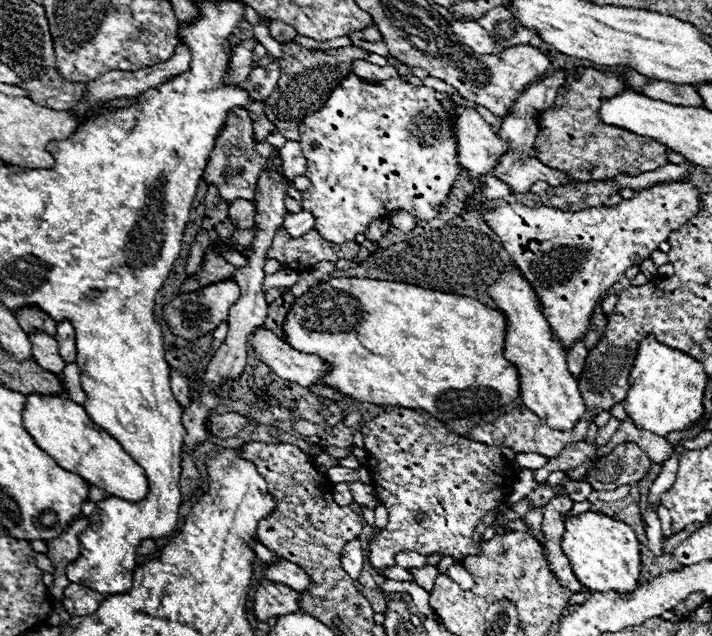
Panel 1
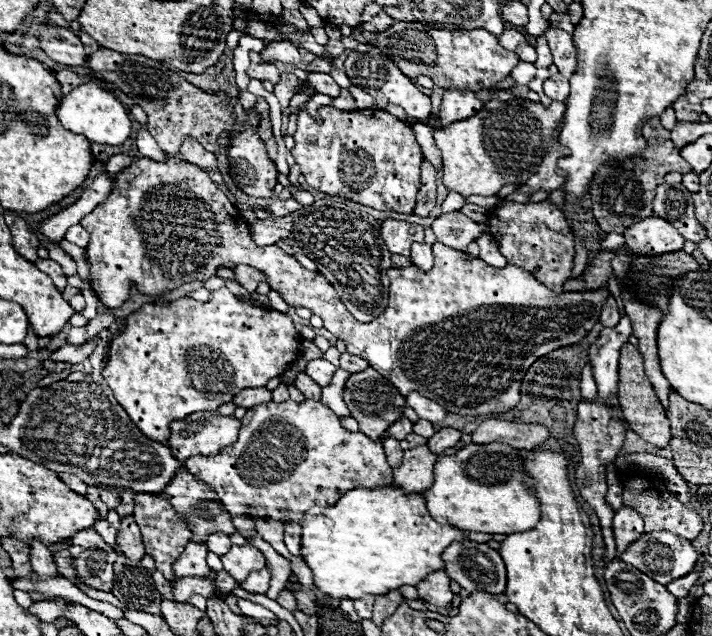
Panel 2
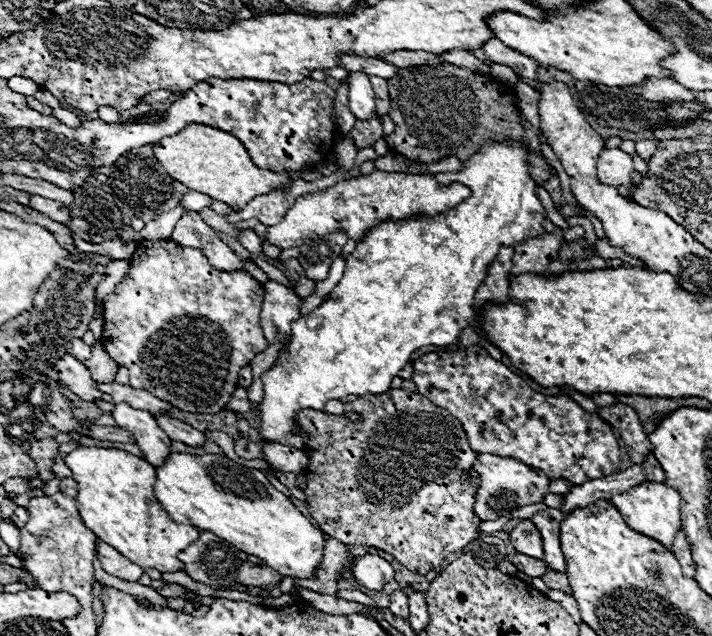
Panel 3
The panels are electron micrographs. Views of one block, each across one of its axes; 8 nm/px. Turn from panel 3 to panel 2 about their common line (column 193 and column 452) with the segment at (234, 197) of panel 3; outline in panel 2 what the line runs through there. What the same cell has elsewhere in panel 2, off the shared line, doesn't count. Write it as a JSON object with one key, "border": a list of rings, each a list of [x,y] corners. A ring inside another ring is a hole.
{"border":[[[490,100],[472,118],[454,122],[434,132],[436,146],[442,152],[444,186],[462,196],[496,196],[506,184],[524,184],[536,174],[546,148],[552,146],[552,132],[562,122],[566,104],[552,102],[550,106],[534,104],[532,116],[530,100]]]}

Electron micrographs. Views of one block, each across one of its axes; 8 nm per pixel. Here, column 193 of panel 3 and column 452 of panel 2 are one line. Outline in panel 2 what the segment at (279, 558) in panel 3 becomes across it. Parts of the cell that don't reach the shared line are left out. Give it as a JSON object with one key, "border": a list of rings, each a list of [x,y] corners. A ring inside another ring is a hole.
{"border":[[[468,444],[452,456],[438,458],[434,466],[434,484],[426,490],[426,506],[430,516],[440,524],[452,524],[464,532],[486,532],[486,534],[514,534],[530,530],[540,520],[540,502],[534,494],[534,480],[524,470],[522,450],[508,444]]]}

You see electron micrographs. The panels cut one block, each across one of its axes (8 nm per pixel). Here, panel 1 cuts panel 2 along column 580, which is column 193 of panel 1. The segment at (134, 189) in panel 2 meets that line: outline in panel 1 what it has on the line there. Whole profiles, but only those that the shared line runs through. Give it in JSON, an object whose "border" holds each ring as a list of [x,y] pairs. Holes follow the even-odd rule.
{"border":[[[234,280],[214,282],[212,286],[204,286],[204,290],[196,290],[192,294],[180,294],[164,308],[164,318],[172,330],[172,334],[184,340],[198,340],[202,334],[214,332],[228,318],[230,306],[240,298],[240,288]]]}

